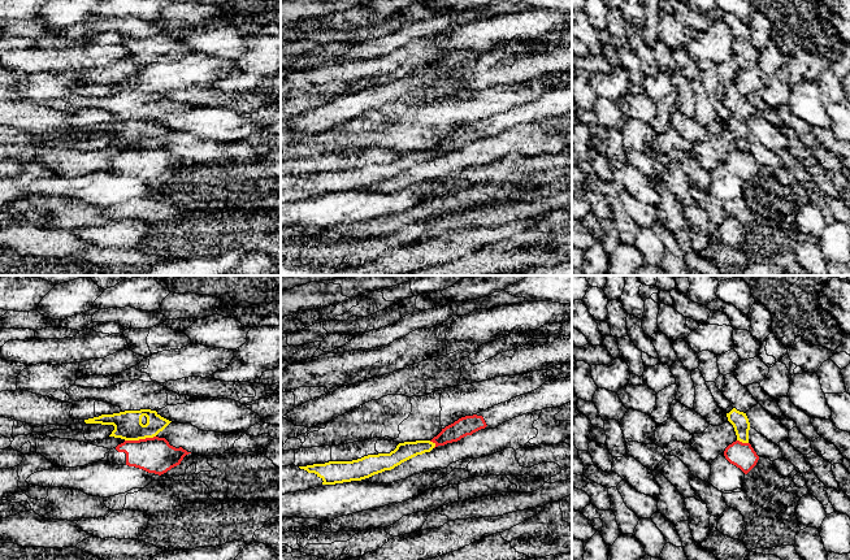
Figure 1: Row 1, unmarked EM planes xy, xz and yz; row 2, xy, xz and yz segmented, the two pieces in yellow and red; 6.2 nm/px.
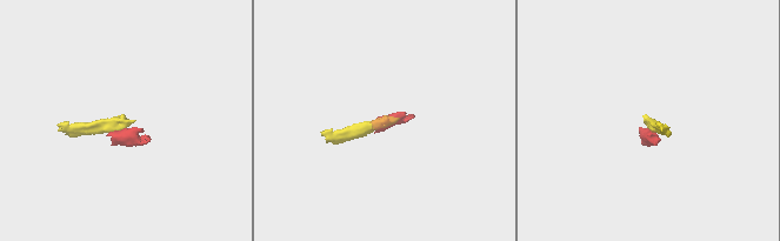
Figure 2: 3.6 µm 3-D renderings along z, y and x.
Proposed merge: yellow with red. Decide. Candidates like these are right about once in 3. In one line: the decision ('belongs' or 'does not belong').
does not belong

